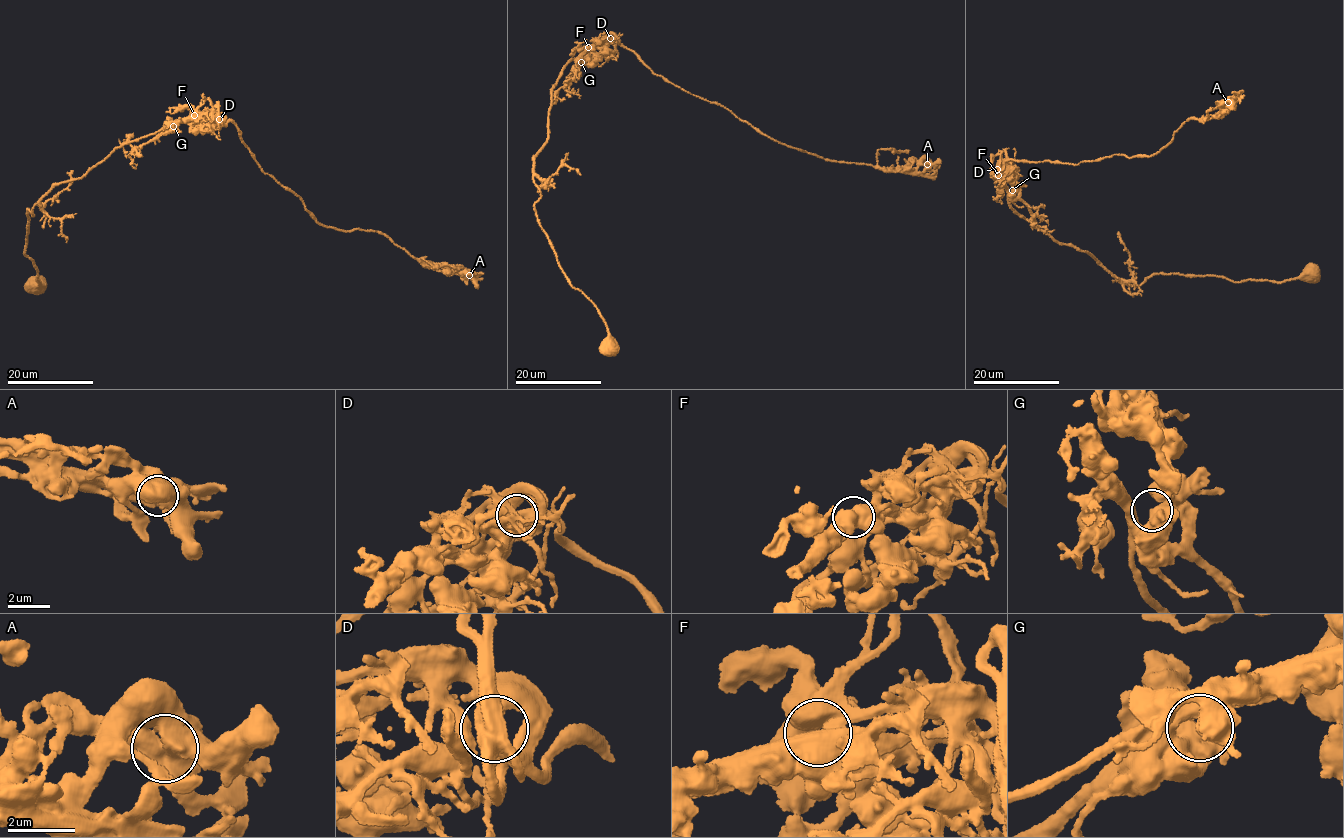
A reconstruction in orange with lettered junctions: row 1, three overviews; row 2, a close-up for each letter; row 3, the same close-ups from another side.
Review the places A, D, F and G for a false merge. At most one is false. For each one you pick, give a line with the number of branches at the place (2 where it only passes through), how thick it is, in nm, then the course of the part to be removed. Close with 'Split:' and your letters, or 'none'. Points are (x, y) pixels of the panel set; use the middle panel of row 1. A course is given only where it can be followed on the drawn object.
A: 1 branches meet; 850 nm thick; foreign part runs (927, 164), (910, 160), (890, 170), (877, 165), (879, 150), (910, 150)
Split: A

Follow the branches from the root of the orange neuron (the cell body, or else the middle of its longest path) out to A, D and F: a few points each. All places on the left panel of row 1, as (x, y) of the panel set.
A: (37, 286), (28, 210), (117, 147), (192, 121), (235, 123), (263, 172), (318, 222), (386, 234), (469, 275)
D: (37, 286), (24, 254), (28, 210), (34, 215), (58, 183), (124, 144), (172, 123), (219, 119)
F: (37, 286), (24, 254), (28, 210), (34, 215), (33, 206), (56, 185), (81, 177), (117, 147), (194, 115)

